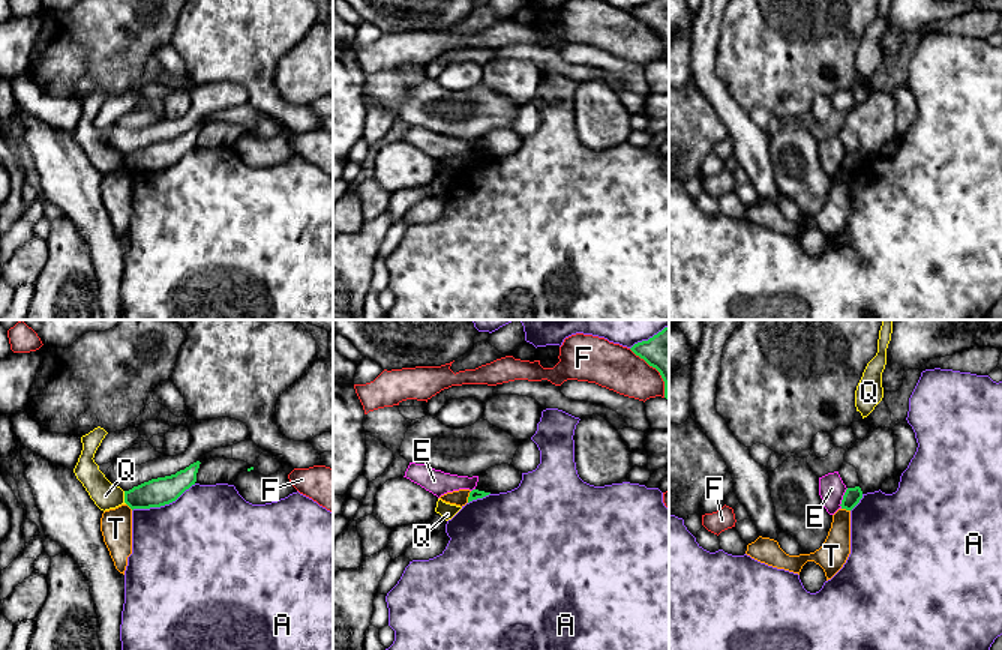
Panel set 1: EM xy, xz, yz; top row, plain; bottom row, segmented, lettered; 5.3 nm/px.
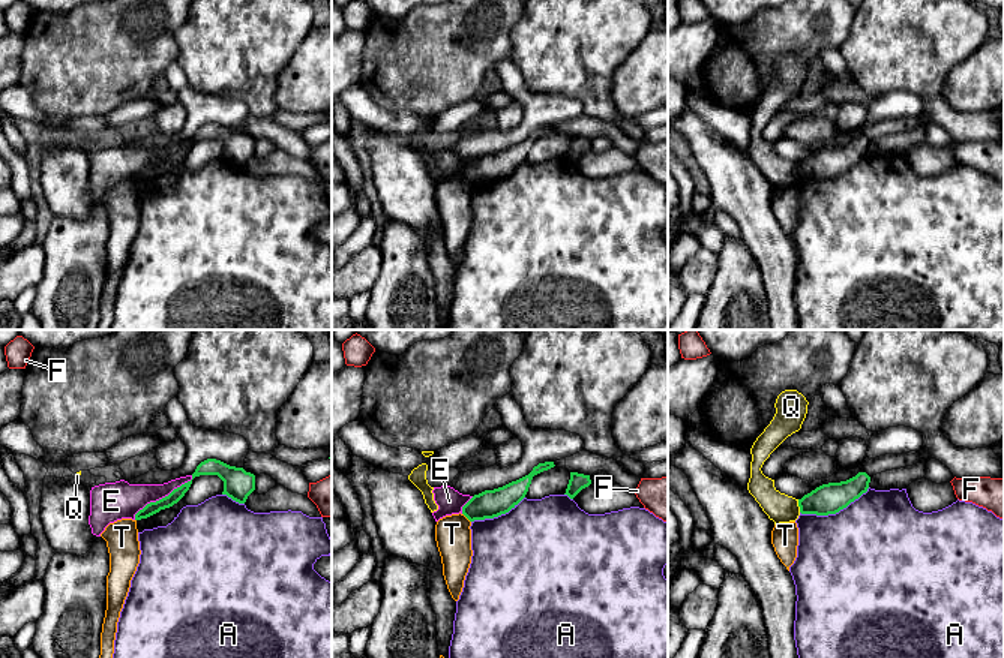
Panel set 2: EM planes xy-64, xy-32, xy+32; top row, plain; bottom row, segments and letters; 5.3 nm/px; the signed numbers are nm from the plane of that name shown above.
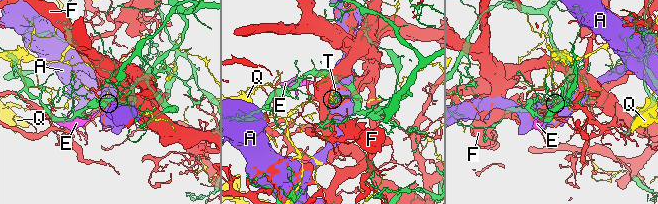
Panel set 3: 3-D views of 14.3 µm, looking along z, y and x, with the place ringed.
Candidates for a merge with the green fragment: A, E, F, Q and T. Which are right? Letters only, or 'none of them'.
none of them

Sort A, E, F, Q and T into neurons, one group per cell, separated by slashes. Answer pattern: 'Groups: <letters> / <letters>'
Groups: A / E / F / Q / T

